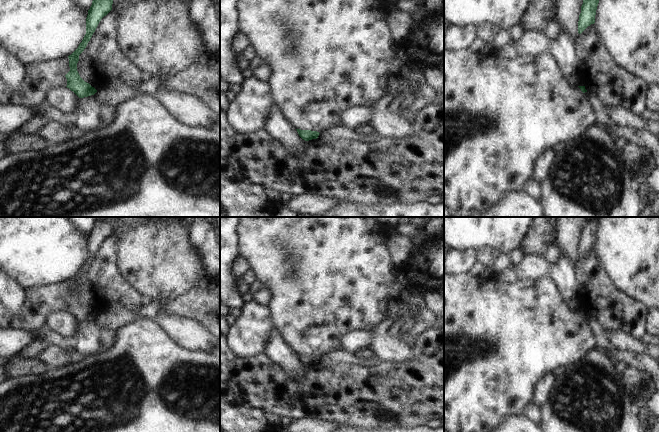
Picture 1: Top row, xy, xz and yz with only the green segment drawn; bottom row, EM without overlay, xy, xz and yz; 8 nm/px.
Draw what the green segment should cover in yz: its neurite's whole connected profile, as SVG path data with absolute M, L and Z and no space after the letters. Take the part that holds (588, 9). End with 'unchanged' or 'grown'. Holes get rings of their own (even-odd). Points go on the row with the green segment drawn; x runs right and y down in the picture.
M583 0L578 21L578 33L581 34L588 26L595 23L595 15L599 0Z | unchanged

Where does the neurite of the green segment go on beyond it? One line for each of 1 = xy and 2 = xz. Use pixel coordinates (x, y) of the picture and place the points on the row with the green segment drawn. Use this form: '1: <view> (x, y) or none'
1: none
2: none

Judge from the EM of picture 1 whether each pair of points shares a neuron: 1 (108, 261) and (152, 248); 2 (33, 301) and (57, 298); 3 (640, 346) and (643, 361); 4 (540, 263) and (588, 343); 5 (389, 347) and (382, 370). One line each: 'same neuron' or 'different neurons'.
1: different neurons
2: same neuron
3: different neurons
4: different neurons
5: different neurons

